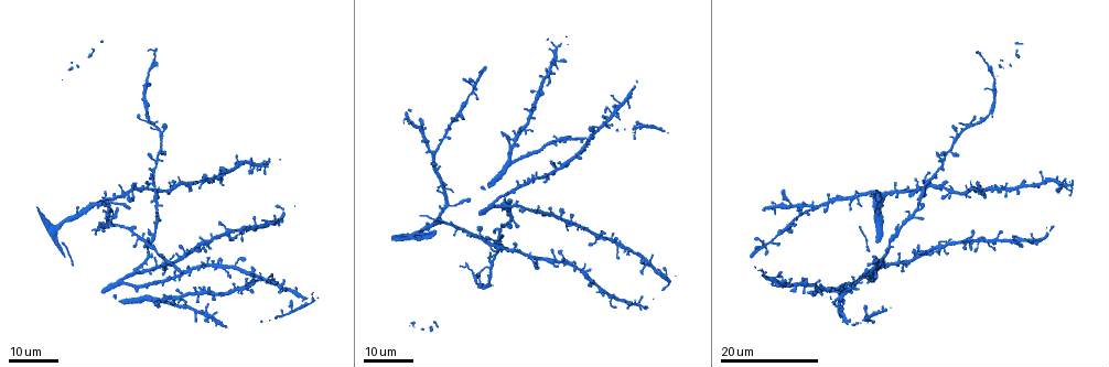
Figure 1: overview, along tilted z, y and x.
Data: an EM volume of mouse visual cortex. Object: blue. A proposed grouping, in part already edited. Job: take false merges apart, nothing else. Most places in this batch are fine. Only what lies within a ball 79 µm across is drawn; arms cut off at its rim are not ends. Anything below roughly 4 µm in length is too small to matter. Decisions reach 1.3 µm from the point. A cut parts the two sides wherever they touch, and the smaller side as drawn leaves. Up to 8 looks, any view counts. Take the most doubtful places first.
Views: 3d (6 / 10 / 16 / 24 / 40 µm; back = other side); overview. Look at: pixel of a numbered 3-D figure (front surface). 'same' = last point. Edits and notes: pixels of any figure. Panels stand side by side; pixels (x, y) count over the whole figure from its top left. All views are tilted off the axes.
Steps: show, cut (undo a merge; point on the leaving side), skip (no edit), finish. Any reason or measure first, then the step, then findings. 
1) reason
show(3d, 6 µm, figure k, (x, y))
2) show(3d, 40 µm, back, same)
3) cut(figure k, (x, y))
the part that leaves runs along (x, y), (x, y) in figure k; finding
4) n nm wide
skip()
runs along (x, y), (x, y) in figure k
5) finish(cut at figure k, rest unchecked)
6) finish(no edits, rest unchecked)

show(3d, 16 µm, figure 1, (144, 84))

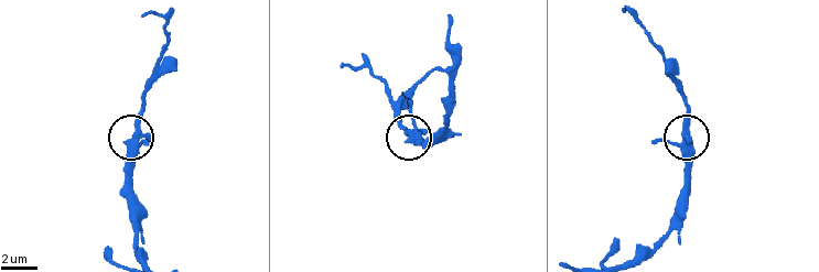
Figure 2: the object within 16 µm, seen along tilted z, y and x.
show(3d, 6 µm, figure 2, (407, 138))

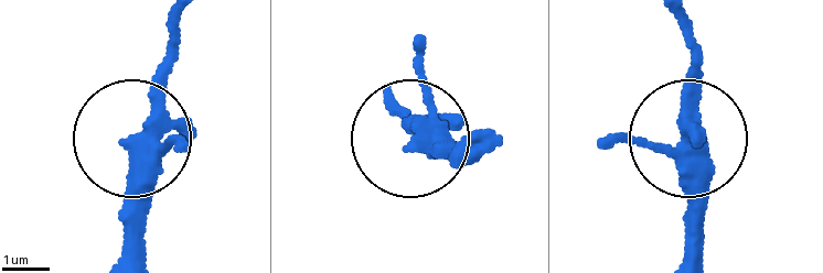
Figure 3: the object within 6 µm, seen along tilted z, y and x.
360 nm wide
skip()
runs along (685, 251), (693, 34) in figure 3; one neuron here

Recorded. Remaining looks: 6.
abrupt turn
show(3d, 24 µm, figure 1, (122, 281))

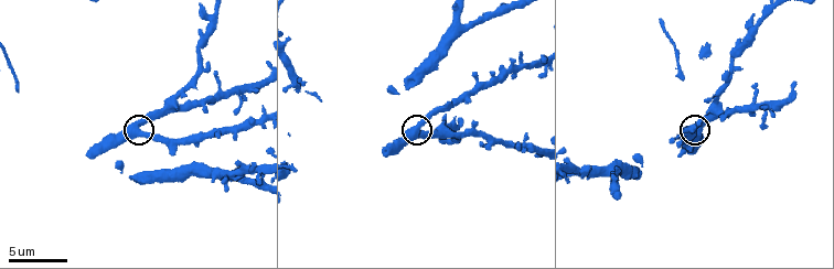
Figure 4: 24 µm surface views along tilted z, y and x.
show(3d, 10 µm, figure 4, (138, 127))

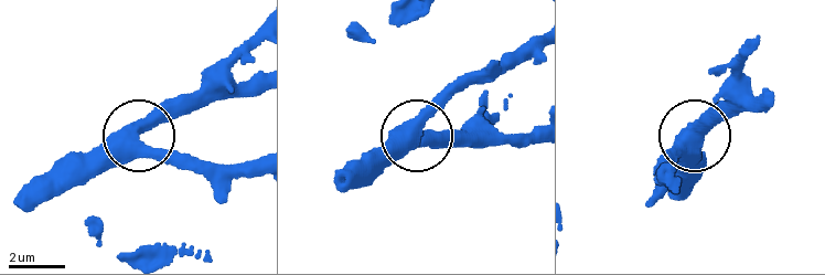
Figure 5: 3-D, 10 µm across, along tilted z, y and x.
3 arms
skip()
all the same neuron

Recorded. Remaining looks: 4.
thin neck
show(3d, 16 µm, figure 1, (490, 281))

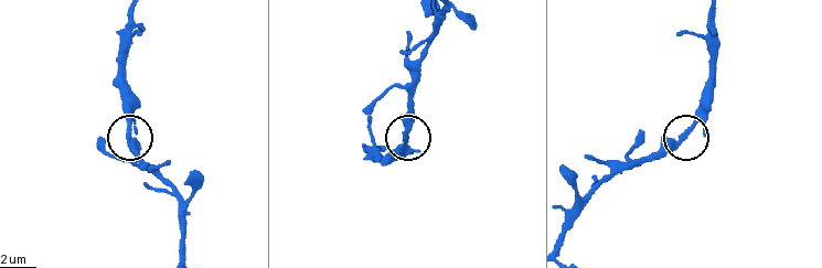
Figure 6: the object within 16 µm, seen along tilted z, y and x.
show(3d, 10 µm, figure 6, (403, 138))

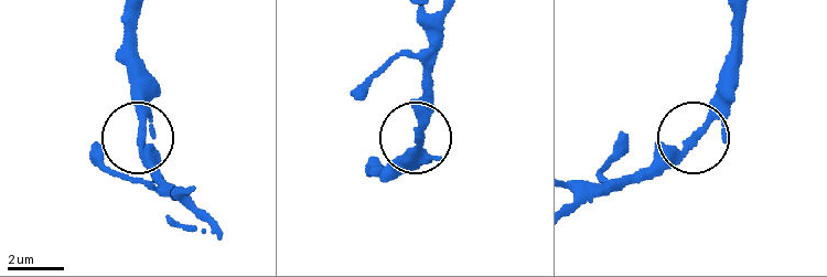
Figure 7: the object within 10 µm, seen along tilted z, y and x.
210 nm wide
skip()
runs along (442, 21), (432, 97), (399, 171) in figure 7; one neuron here

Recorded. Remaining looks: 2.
branch point
show(3d, 24 µm, figure 1, (435, 153))

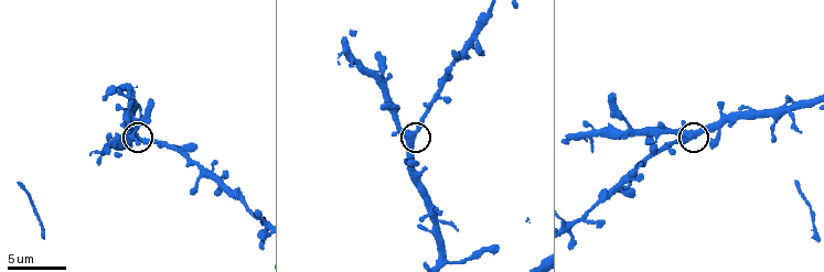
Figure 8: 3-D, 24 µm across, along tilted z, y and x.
show(3d, 6 µm, figure 8, (415, 131))

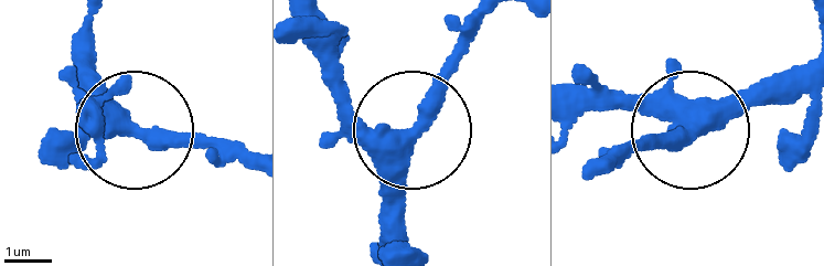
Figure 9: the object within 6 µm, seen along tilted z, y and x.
3 arms
skip()
continuous, no second neuron

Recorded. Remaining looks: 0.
finish(no edits, rest unchecked)

